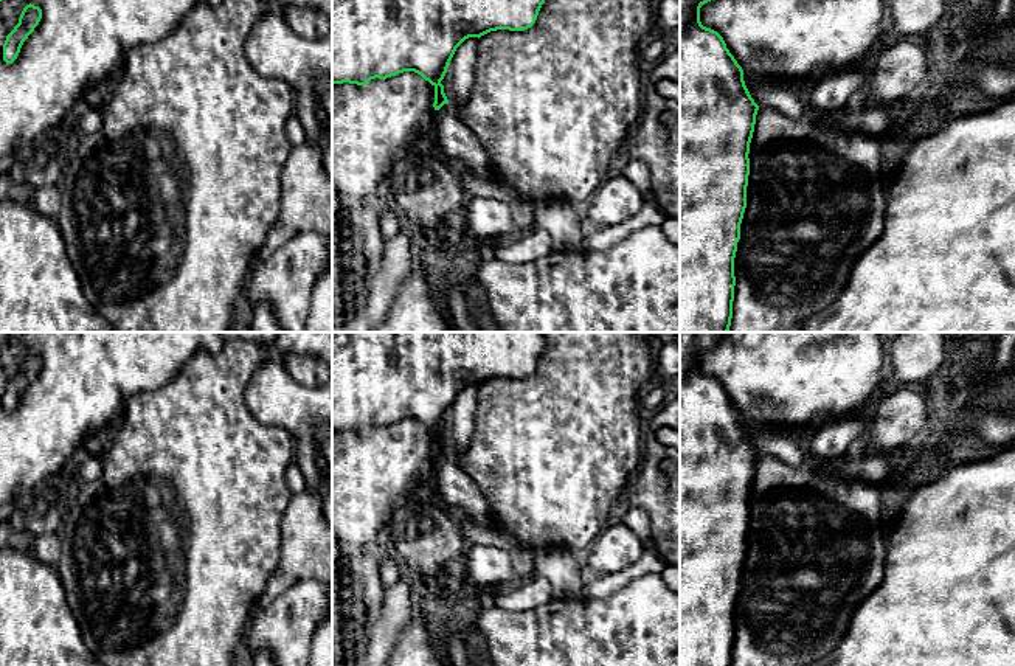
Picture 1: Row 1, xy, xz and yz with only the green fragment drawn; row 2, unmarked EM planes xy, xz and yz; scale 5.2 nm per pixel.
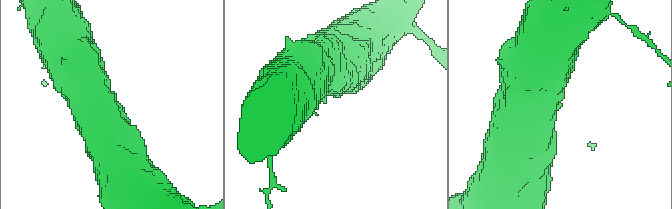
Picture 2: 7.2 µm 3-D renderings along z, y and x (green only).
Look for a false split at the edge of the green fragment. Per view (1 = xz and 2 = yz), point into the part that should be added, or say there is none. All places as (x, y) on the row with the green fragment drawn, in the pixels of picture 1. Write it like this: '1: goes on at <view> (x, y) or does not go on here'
1: goes on at xz (455, 138)
2: does not go on here

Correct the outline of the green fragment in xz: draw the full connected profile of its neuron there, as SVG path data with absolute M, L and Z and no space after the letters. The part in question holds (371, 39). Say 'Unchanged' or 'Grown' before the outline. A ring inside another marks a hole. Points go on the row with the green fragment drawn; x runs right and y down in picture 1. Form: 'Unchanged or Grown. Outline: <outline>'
Grown. Outline: M332 0L332 84L365 85L371 79L386 79L404 71L421 75L435 87L436 141L450 158L459 160L480 180L498 183L497 172L481 143L461 123L456 109L444 93L444 79L456 48L469 37L490 31L525 31L531 28L545 0Z

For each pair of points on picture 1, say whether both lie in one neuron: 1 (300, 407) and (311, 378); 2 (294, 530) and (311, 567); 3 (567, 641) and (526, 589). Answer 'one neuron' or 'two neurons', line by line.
1: two neurons
2: one neuron
3: two neurons

